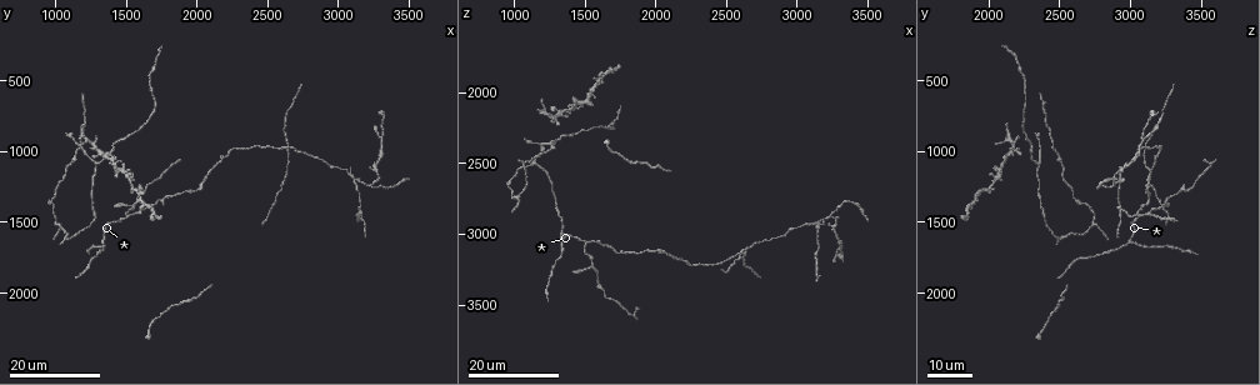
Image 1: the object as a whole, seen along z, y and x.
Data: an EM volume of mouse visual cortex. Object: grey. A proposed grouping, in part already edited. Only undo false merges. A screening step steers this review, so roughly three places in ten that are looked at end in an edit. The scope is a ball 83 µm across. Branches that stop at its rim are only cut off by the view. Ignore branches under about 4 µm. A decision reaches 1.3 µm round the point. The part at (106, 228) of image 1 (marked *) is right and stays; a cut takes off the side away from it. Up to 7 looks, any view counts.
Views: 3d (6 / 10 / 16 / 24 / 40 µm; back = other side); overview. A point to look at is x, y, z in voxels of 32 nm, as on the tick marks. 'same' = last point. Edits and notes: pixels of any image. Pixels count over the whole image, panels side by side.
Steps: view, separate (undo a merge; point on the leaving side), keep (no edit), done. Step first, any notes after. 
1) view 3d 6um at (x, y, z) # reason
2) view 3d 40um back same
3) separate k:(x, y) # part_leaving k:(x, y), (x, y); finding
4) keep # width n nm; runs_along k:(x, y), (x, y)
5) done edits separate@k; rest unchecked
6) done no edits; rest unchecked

view 3d 24um at (1340, 1640, 3000) # arms part here

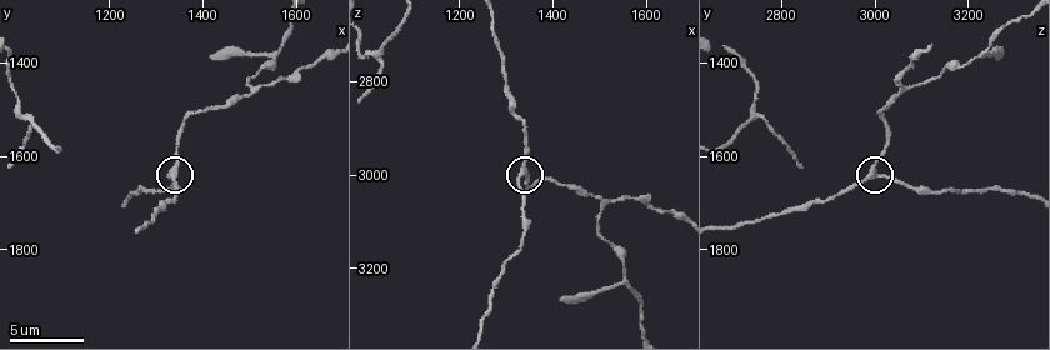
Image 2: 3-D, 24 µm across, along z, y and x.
view 3d 6um at (1335, 1645, 2995) # zoom in

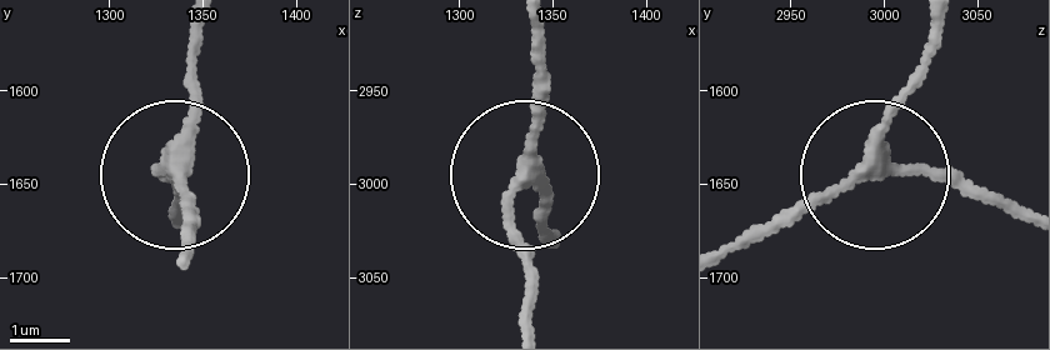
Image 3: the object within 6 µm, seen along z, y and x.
keep # runs_along 3:(553, 236), (523, 176), (508, 221), (523, 325); one neuron here

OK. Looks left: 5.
view 3d 10um at (1505, 1460, 3060) # three arms meet

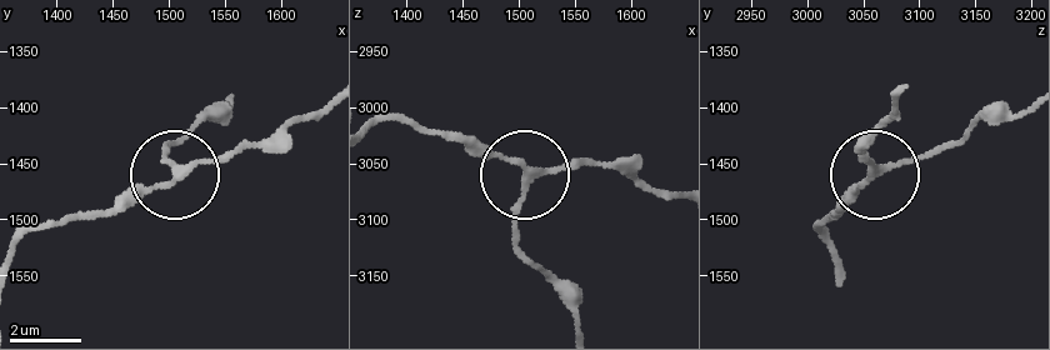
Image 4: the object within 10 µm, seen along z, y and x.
keep # runs_along 4:(839, 264), (824, 219), (884, 174), (953, 144); all the same neuron

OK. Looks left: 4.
view 3d 16um at (1780, 1340, 3120) # two arms in line, one across

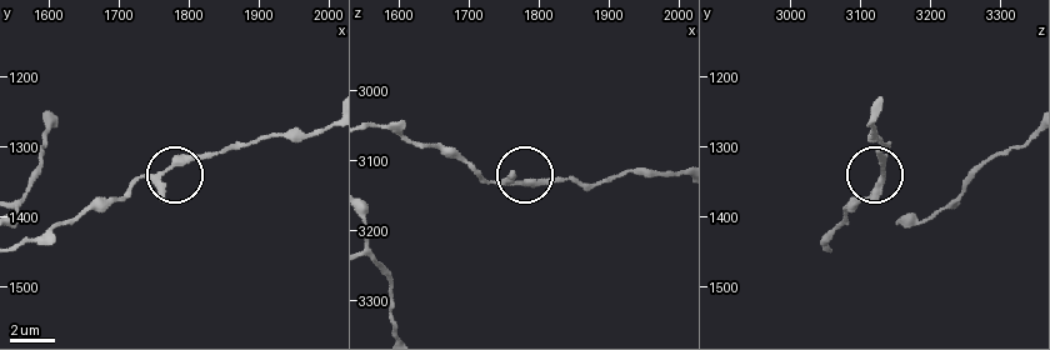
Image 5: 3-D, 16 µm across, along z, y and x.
view 3d 10um at (1755, 1345, 3130)

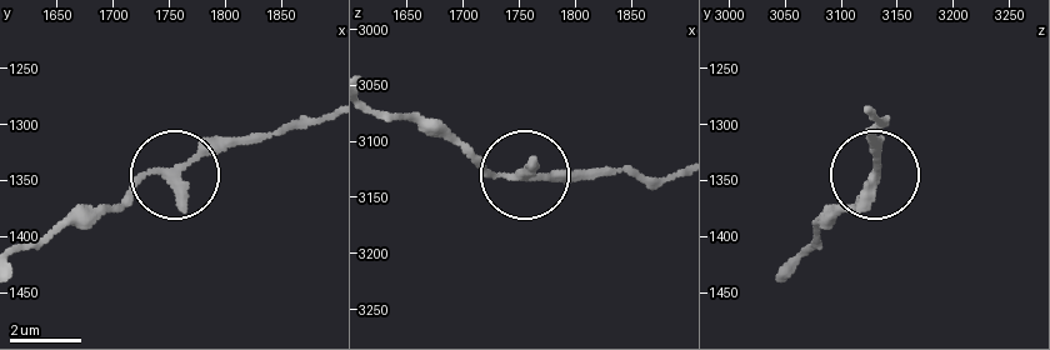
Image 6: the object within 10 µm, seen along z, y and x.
keep # arms 3; continuous, no second neuron

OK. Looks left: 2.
view 3d 24um at (3140, 1200, 2920) # four arms meet

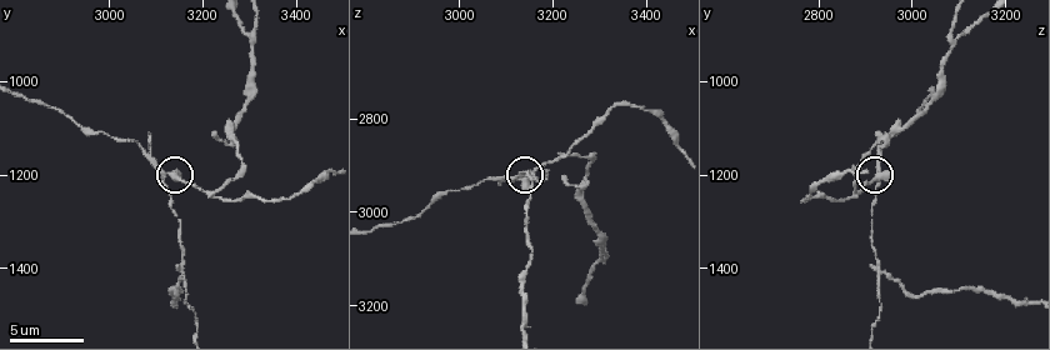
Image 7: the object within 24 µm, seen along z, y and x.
view 3d 10um at (3125, 1205, 2925)

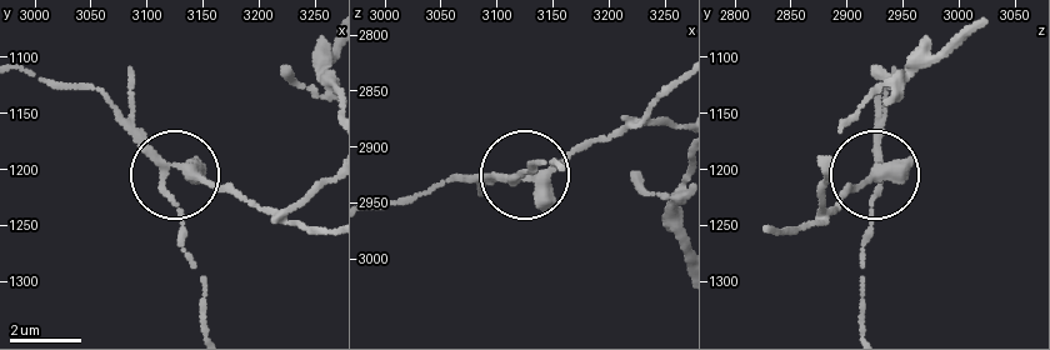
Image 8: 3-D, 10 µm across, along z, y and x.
separate 8:(129, 101) # side_arm 22 um; part_leaving 8:(149, 151), (203, 283), (203, 328); a second neuron is stuck on

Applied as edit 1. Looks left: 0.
done edits separate@8; rest unchecked

